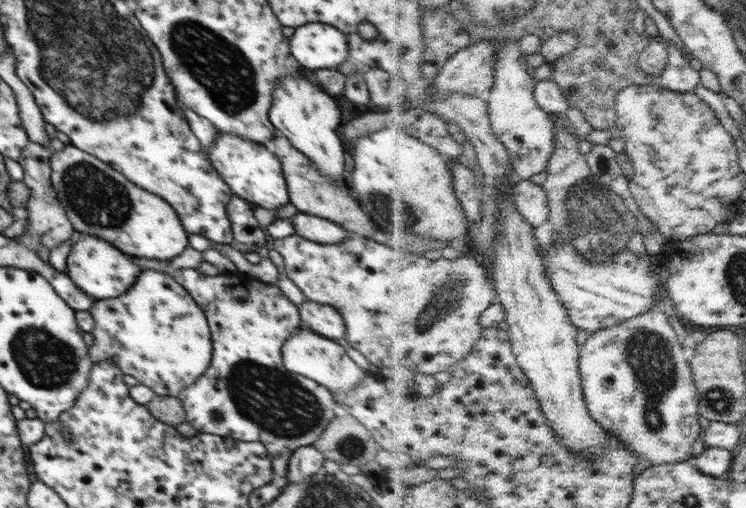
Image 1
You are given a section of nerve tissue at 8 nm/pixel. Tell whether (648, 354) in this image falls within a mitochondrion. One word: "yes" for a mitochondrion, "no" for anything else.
yes

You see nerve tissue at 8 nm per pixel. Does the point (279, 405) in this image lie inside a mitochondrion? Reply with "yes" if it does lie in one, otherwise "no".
yes

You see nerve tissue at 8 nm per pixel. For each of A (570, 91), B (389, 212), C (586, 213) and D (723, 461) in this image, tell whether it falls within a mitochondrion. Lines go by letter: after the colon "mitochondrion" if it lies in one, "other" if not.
A: other
B: mitochondrion
C: mitochondrion
D: other

